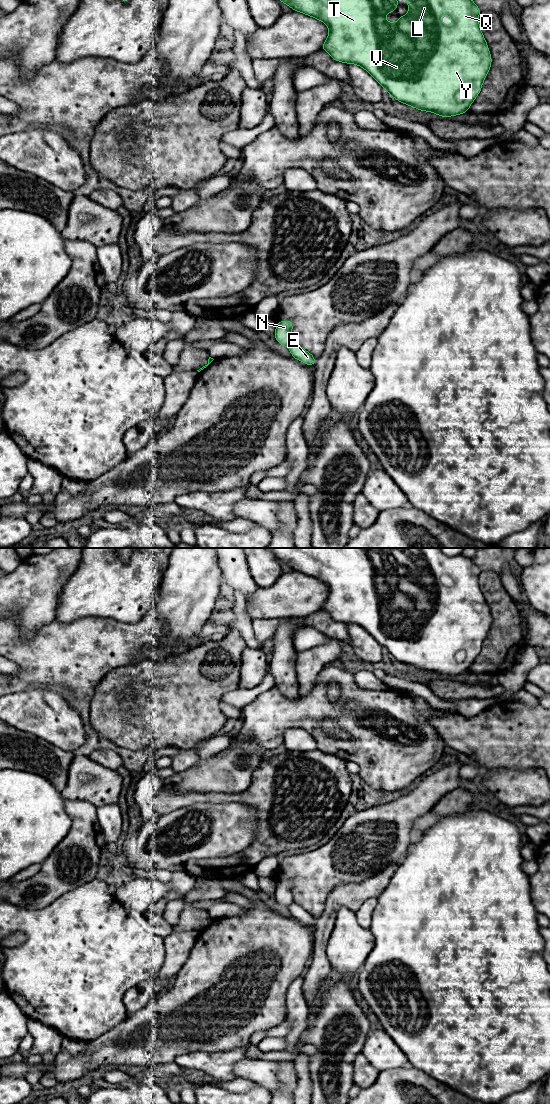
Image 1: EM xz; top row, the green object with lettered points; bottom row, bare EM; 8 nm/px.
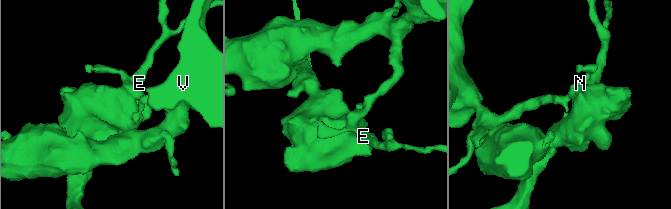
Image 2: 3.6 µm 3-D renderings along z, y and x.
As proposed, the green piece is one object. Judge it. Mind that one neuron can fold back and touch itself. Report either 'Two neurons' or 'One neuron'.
Two neurons

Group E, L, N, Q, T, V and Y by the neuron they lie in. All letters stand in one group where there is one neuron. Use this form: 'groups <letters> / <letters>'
groups E / L N Q T V Y

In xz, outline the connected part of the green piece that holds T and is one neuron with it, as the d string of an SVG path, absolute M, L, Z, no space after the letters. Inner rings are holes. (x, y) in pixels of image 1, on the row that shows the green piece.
M280 0L283 4L291 7L293 11L311 16L328 26L329 34L326 41L323 43L321 50L326 51L330 57L338 62L345 64L356 64L365 69L380 85L384 88L391 97L395 98L400 103L412 106L417 110L434 112L440 117L451 117L464 114L469 111L470 105L474 102L482 89L483 82L491 68L492 57L489 51L487 42L480 29L479 15L481 9L474 3L473 0L407 0L409 12L401 16L399 15L398 22L386 22L385 16L389 12L396 12L396 7L399 5L398 0ZM444 15L449 15L453 24L446 26L442 23L441 18Z

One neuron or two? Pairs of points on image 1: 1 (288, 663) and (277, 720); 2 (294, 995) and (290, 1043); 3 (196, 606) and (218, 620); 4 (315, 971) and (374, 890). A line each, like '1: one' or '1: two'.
1: two
2: one
3: two
4: one

